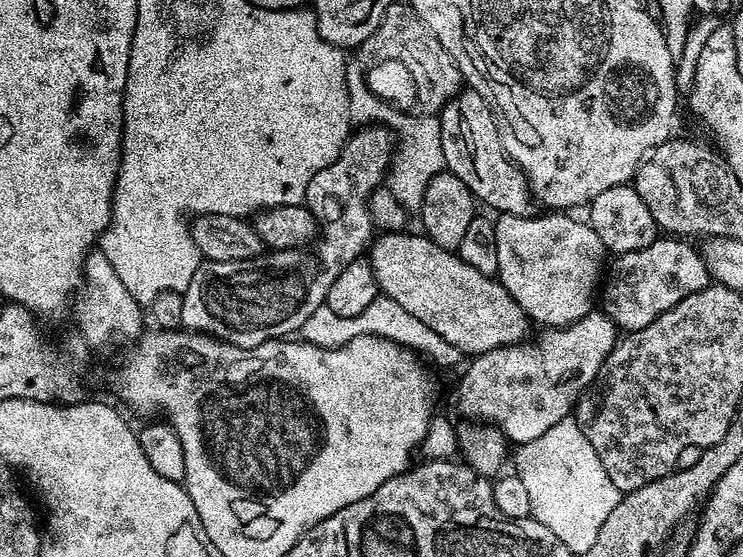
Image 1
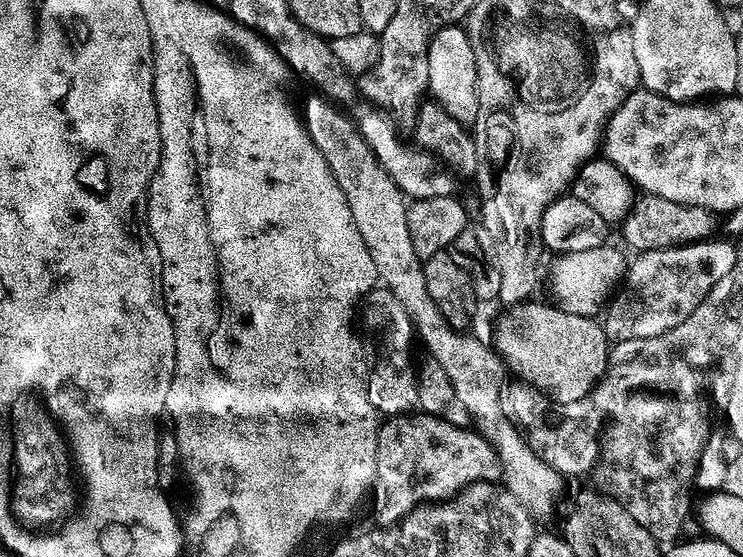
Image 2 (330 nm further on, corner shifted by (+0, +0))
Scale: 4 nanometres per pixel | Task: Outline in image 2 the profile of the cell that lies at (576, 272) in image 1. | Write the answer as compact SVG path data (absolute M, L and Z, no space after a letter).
M611 244L588 250L561 253L550 268L550 300L564 313L595 317L605 307L609 296L623 281L627 257Z

